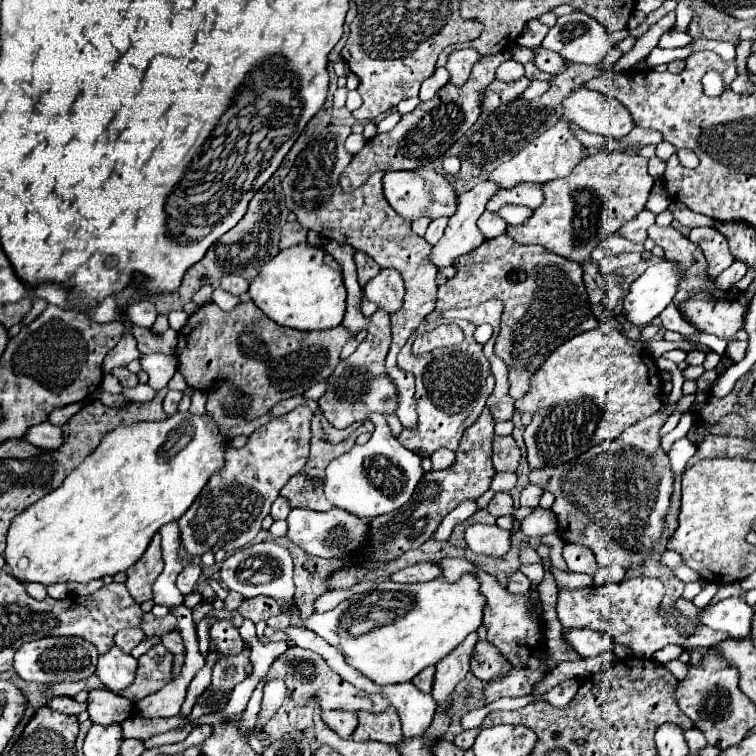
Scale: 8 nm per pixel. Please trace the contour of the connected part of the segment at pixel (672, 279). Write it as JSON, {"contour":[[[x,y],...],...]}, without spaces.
{"contour":[[[659,260],[631,284],[631,290],[623,300],[623,318],[635,326],[647,326],[671,304],[679,282],[681,274],[675,264]]]}

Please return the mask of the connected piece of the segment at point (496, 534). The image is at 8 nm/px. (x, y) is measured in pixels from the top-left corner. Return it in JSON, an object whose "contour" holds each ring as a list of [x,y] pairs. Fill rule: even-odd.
{"contour":[[[473,524],[465,532],[465,540],[473,552],[501,558],[511,548],[511,530],[501,530],[495,524]]]}

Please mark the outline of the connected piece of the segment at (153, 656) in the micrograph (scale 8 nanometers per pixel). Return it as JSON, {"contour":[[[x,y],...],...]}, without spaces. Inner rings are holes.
{"contour":[[[155,646],[147,654],[139,658],[139,668],[135,682],[119,692],[119,696],[127,700],[141,700],[157,690],[161,690],[165,684],[171,682],[171,671],[173,670],[173,654],[165,646]]]}

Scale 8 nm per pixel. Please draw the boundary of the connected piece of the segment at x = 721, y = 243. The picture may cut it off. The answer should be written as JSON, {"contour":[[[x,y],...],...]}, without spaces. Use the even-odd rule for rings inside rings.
{"contour":[[[695,228],[687,236],[693,244],[697,244],[705,258],[707,258],[707,276],[715,278],[725,268],[733,264],[733,256],[727,248],[727,240],[723,234],[719,234],[715,228]]]}

